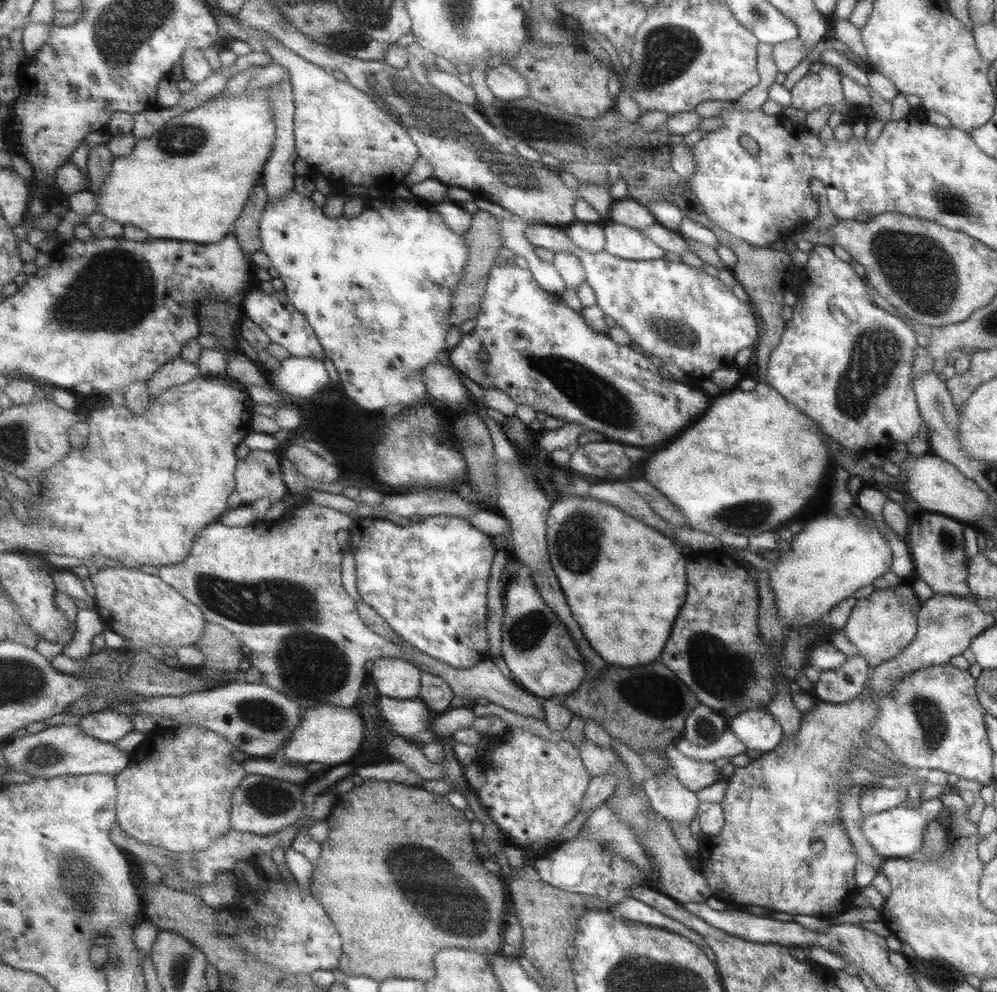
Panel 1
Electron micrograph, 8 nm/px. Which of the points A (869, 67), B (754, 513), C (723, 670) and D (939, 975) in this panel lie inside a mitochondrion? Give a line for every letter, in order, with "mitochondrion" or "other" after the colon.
A: other
B: mitochondrion
C: mitochondrion
D: mitochondrion

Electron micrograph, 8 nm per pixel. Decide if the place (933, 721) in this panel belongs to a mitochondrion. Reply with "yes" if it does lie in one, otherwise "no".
yes

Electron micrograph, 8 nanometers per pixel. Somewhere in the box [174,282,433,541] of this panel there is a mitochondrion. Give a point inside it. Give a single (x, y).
(220, 331)

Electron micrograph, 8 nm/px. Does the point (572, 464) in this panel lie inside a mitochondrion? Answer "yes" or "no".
no

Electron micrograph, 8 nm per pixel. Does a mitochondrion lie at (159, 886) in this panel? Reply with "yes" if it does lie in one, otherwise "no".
no

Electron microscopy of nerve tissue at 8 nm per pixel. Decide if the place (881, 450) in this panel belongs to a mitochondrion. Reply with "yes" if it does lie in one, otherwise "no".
no

